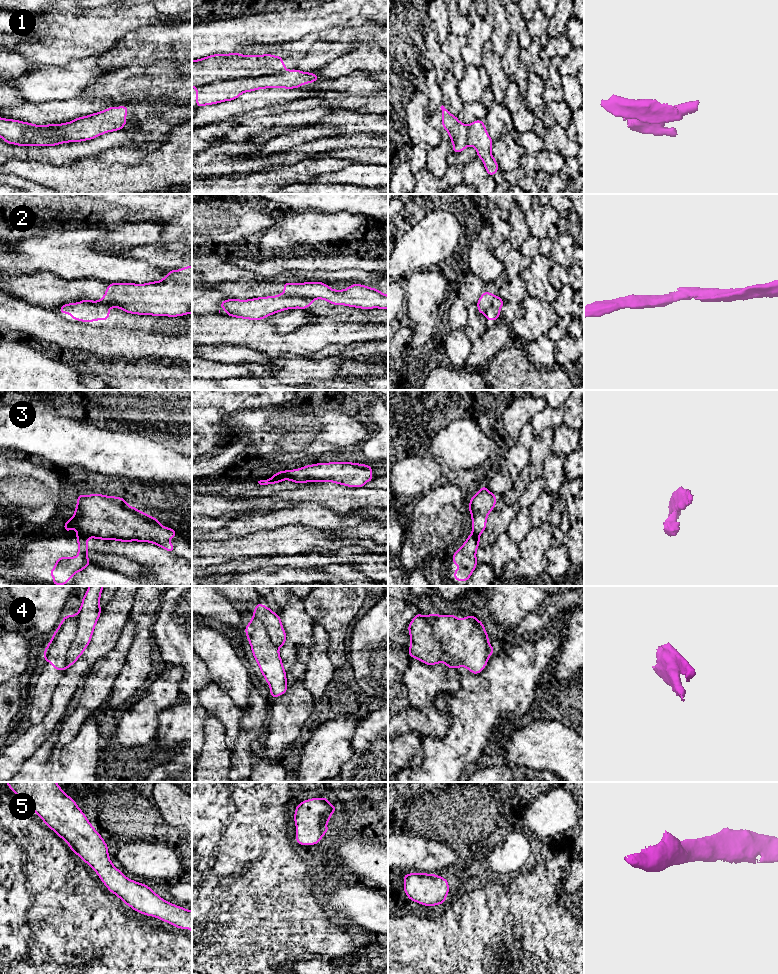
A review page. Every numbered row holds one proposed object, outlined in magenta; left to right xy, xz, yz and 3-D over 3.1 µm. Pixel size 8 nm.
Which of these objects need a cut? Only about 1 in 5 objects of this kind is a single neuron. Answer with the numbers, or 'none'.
1, 2, 3, 4

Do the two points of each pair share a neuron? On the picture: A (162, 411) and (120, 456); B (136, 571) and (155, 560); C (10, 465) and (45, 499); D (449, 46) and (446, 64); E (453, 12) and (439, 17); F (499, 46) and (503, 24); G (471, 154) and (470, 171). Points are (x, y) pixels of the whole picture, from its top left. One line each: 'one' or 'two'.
A: two
B: two
C: one
D: two
E: two
F: one
G: two

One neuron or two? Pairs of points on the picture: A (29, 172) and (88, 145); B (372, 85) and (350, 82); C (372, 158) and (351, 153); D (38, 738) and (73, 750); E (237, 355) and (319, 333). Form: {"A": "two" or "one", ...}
{"A": "two", "B": "one", "C": "one", "D": "two", "E": "two"}

